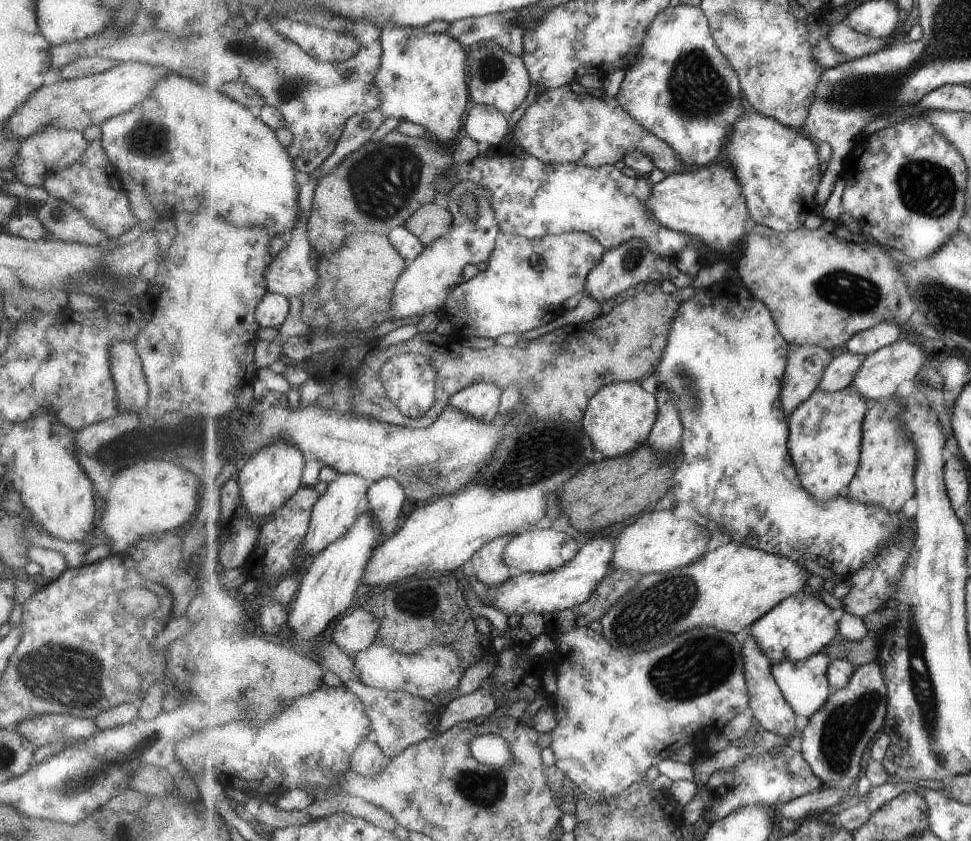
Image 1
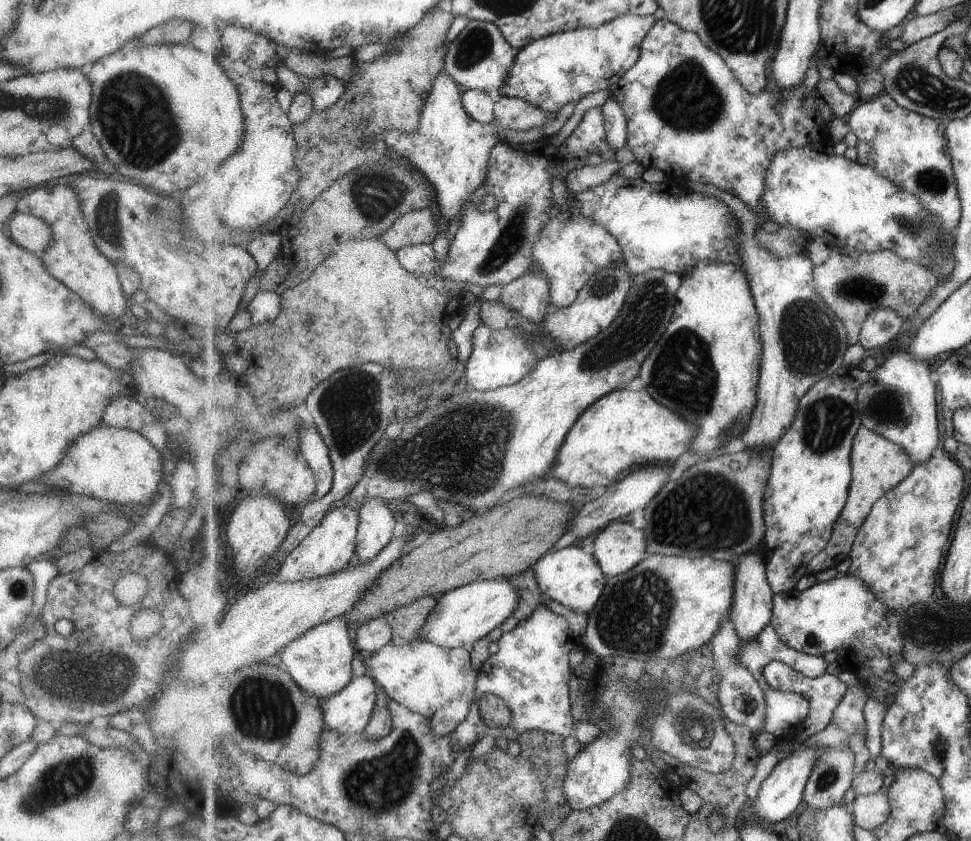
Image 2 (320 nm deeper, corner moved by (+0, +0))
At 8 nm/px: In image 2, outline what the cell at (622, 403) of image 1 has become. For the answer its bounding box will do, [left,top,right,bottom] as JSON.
[547,389,698,490]

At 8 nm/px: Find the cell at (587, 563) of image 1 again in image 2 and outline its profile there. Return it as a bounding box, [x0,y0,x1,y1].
[419,579,518,649]

